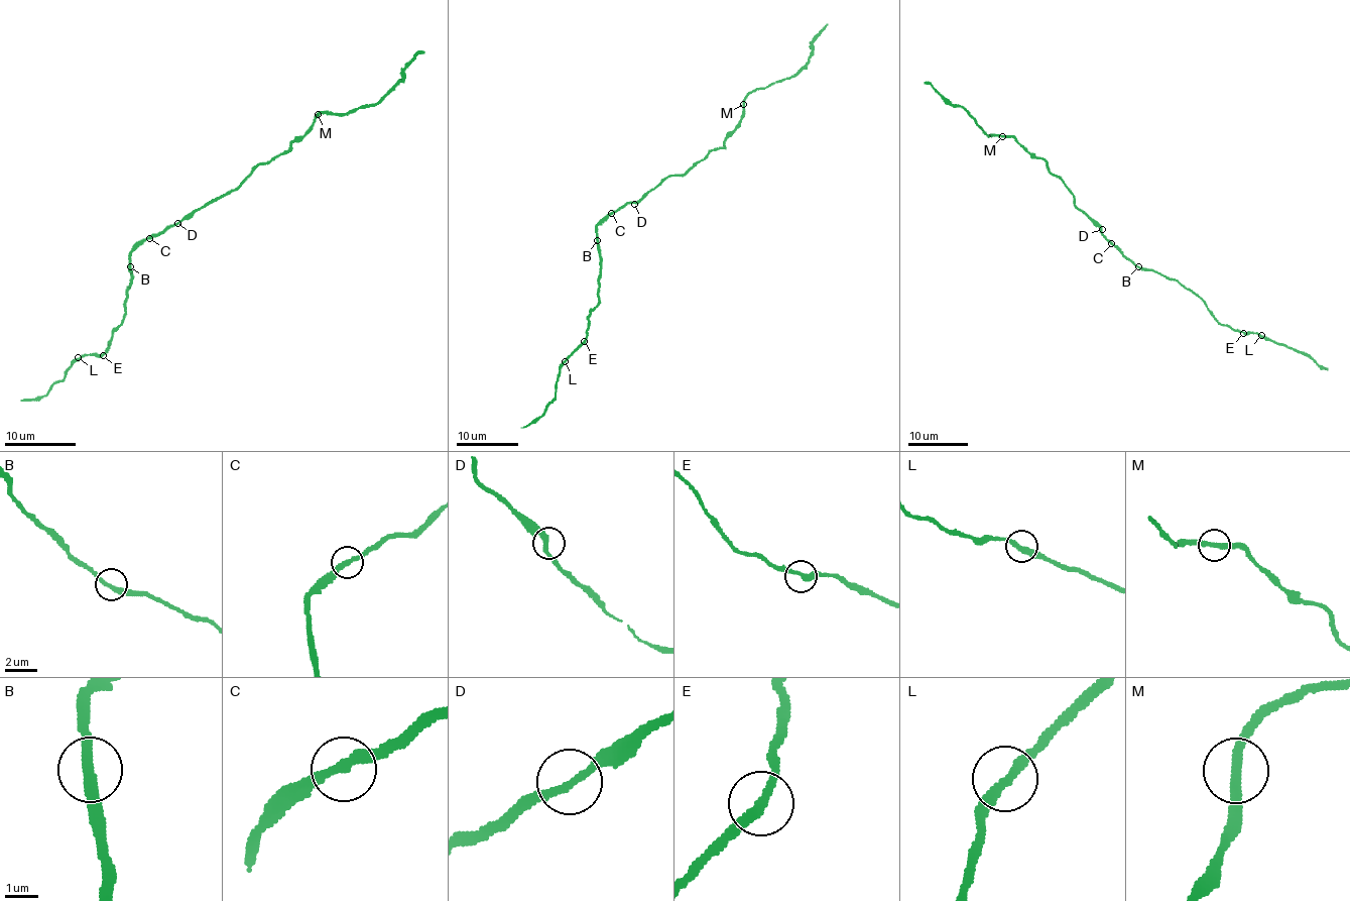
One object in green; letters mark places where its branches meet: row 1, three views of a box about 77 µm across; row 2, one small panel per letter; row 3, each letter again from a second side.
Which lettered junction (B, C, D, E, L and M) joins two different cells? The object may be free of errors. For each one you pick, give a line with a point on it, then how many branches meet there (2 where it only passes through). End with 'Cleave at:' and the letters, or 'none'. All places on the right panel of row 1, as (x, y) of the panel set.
Cleave at: none

